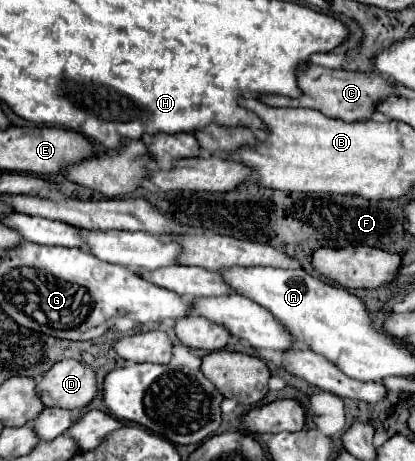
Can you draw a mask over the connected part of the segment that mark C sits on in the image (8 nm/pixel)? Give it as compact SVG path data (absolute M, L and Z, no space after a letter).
M300 64L296 70L298 86L300 86L300 96L298 98L288 98L288 96L278 96L278 94L260 94L260 102L268 106L304 106L304 108L314 108L320 110L322 114L330 118L340 118L344 122L354 122L354 120L366 120L374 112L374 106L392 94L390 80L386 80L380 74L368 76L362 72L348 72L348 70L330 70L324 66L314 66L314 64Z

